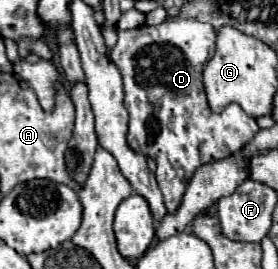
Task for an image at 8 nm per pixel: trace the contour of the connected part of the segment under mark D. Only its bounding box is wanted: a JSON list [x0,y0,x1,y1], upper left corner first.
[110,21,258,213]

